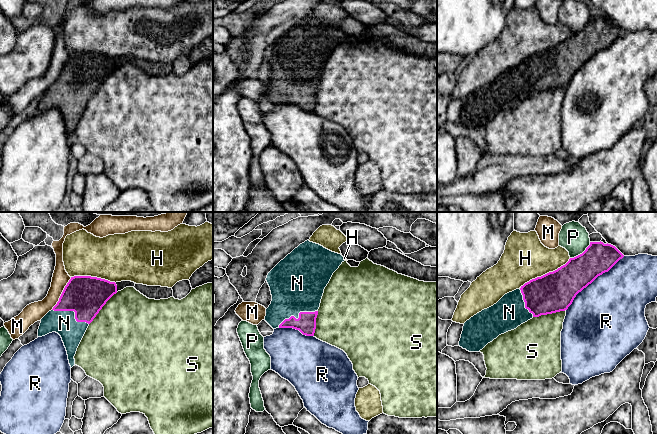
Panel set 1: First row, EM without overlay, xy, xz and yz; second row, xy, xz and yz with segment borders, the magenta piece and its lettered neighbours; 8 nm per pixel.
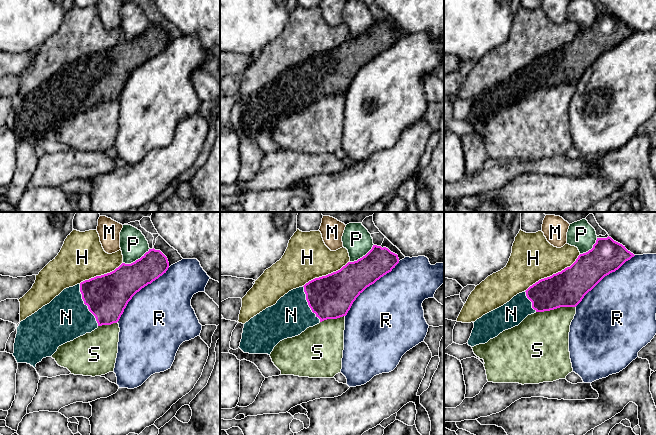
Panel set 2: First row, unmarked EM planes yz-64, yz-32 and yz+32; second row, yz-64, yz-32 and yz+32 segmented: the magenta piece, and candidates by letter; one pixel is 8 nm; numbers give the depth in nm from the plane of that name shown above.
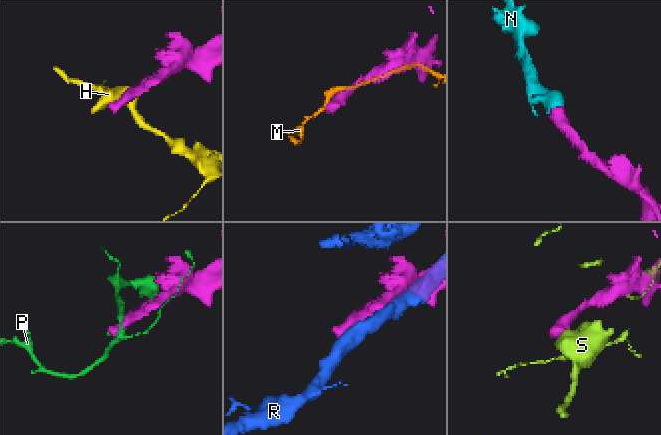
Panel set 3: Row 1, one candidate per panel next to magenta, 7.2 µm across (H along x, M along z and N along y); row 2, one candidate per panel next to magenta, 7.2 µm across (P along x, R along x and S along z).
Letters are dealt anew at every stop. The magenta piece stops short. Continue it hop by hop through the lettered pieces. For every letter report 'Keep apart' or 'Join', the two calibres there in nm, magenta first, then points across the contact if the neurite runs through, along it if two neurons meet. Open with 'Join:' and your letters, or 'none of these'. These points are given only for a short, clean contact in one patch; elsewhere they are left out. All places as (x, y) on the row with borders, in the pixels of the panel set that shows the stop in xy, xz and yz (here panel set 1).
Join: N
H: Keep apart. Thickness 320 nm (magenta) against 360 nm
M: Keep apart. Thickness 320 nm (magenta) against 140 nm
N: Join. Thickness 160 nm (magenta) against 420 nm
P: Keep apart. Thickness 260 nm (magenta) against 220 nm
R: Keep apart. Thickness 280 nm (magenta) against 500 nm
S: Keep apart. Thickness 320 nm (magenta) against 500 nm

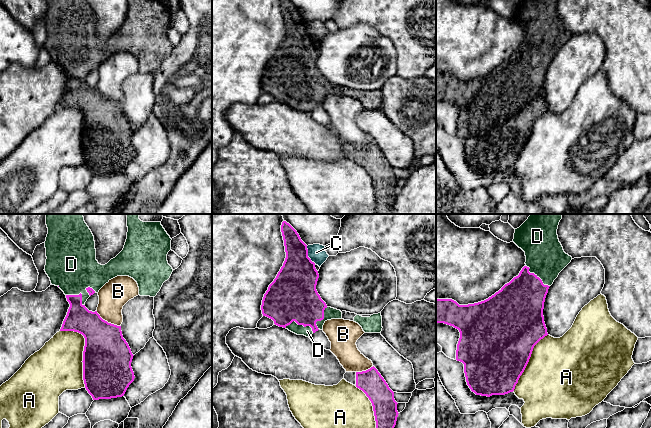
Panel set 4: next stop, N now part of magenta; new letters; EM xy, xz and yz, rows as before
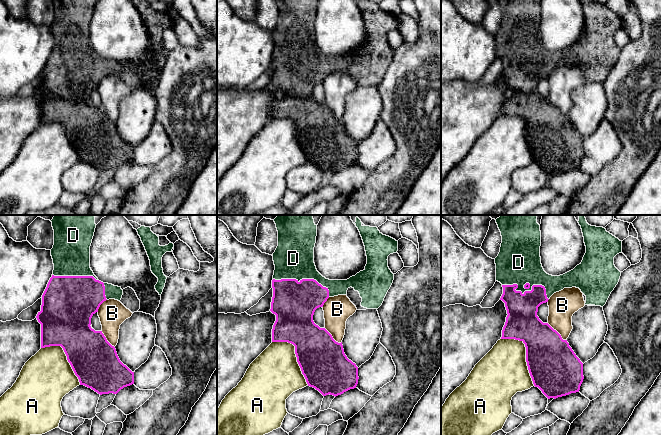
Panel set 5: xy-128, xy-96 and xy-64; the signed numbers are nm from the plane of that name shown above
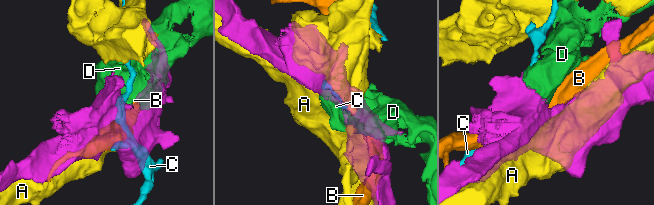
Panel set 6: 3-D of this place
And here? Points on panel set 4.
Join: none of these
A: Keep apart. Thickness 400 nm (magenta) against 400 nm
B: Keep apart. Thickness 380 nm (magenta) against 220 nm
C: Keep apart. Thickness 320 nm (magenta) against 140 nm. Boundary: xz (306, 246), (308, 257), (315, 263)
D: Keep apart. Thickness 400 nm (magenta) against 80 nm

